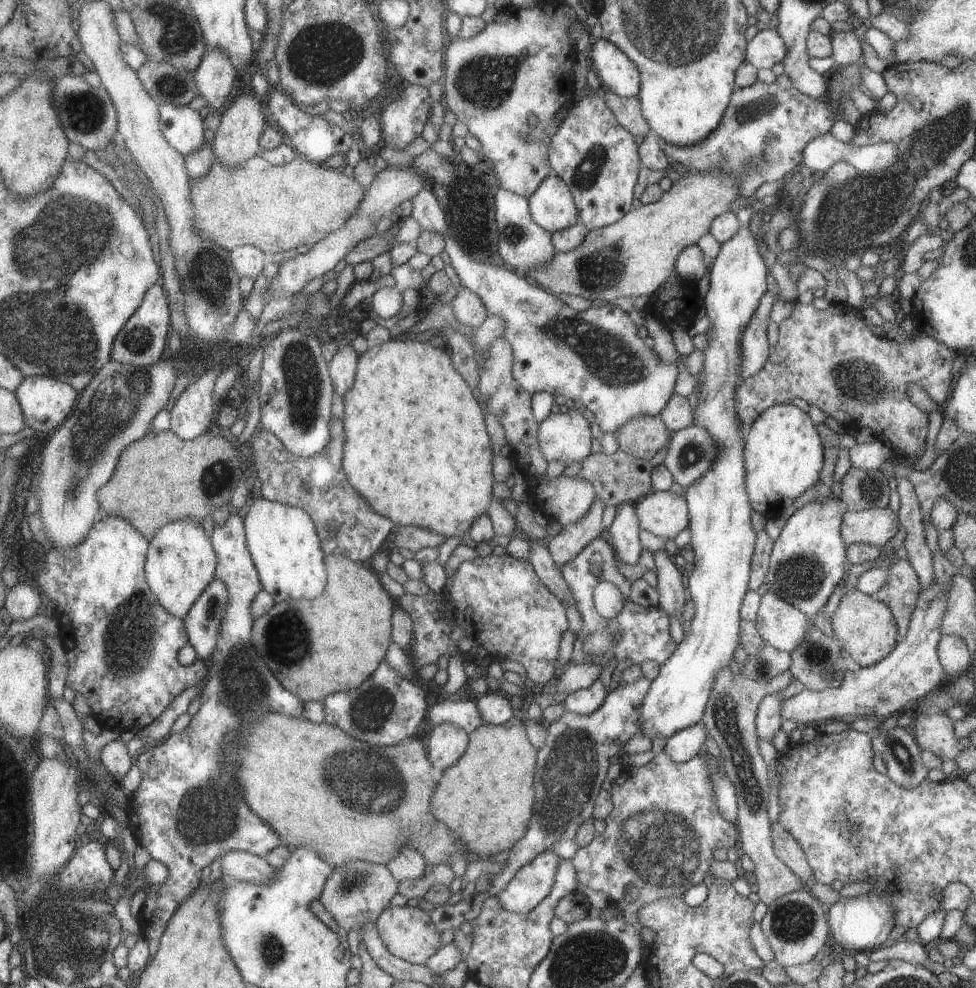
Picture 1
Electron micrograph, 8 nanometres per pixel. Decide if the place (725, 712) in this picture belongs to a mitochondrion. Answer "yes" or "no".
yes

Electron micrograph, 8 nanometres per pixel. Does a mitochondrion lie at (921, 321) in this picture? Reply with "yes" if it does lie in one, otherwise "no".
no

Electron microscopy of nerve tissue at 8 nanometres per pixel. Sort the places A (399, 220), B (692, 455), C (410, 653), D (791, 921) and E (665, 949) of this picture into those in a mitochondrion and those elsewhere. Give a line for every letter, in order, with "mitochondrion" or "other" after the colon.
A: other
B: mitochondrion
C: other
D: mitochondrion
E: other

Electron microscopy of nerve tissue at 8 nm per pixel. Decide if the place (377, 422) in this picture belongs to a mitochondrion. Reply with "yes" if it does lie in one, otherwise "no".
no

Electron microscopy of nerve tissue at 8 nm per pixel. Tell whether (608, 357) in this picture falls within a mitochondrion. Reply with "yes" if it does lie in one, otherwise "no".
yes

